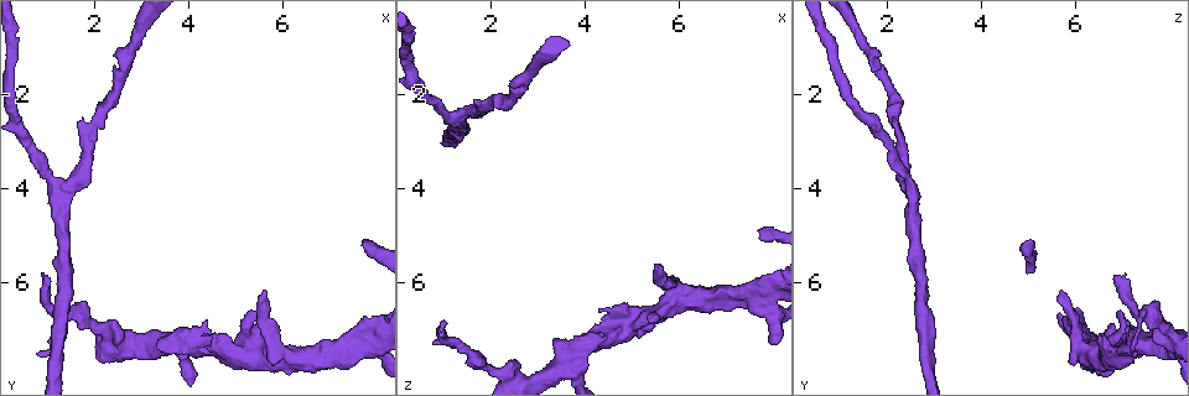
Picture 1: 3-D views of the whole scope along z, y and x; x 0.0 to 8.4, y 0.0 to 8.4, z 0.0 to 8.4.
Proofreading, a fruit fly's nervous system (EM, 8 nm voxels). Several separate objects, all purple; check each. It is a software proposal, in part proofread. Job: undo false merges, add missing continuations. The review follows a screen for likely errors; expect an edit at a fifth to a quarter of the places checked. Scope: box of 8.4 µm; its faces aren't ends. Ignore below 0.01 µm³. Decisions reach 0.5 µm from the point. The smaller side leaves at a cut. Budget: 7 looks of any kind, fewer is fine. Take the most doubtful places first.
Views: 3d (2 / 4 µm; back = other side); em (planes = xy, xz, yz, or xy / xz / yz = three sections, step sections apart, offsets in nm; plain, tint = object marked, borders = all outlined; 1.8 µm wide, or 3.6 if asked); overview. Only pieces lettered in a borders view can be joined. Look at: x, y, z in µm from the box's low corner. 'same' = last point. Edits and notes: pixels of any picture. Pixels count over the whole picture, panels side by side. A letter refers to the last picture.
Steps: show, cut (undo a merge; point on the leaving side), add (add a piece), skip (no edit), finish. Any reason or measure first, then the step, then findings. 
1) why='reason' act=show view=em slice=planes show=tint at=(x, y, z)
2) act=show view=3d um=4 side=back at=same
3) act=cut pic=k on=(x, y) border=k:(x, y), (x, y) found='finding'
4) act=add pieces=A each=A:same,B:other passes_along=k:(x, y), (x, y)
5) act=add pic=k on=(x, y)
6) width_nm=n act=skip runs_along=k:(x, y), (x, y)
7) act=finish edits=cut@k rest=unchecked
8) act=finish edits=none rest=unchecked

why='thin neck' act=show view=em slice=planes show=borders at=(1.95, 2.80, 2.30)

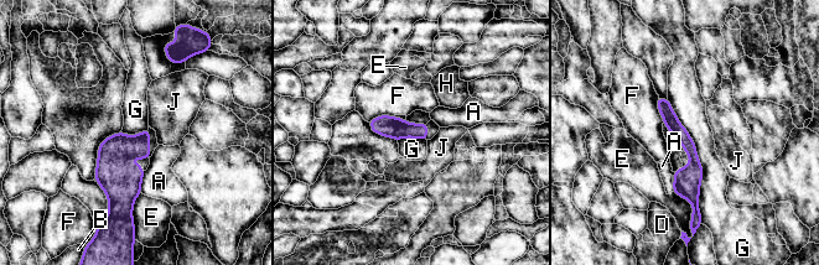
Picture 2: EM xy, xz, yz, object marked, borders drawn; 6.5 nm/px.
act=skip each=A:other,B:other,D:other,E:other,F:other,G:other,H:other,J:other border=2:(668, 98), (701, 167), (701, 222) found='one neuron here'

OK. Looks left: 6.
act=show view=em um=3.6 slice=xy step=4 show=borders at=(5.45, 6.55, 6.95)

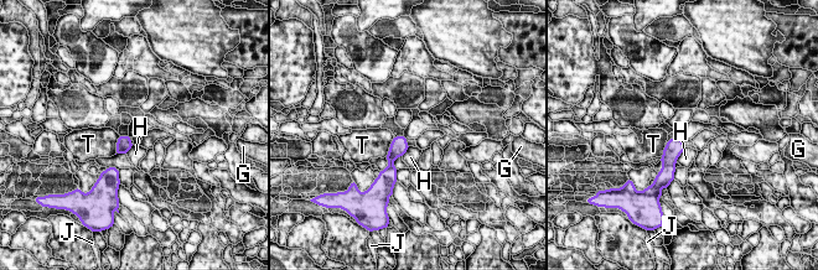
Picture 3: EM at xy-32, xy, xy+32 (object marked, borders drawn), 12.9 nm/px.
longest_contact=T:300nm act=skip each=G:other,H:other,J:other,T:other border=3:(394, 138), (386, 157) found='none of them fits'

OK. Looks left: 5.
why='an open end' act=show view=em slice=yz step=4 show=tint at=(2.55, 6.90, 7.70)

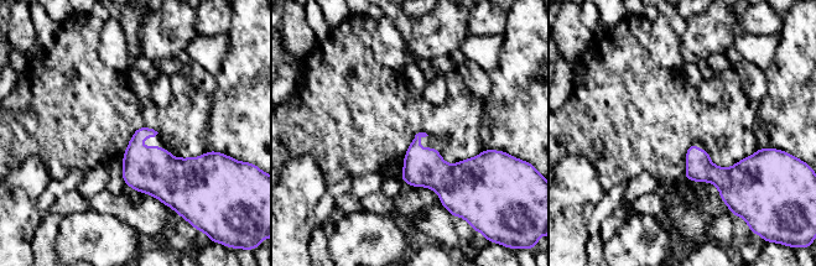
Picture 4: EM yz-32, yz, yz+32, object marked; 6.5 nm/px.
why='cut it another way' act=show view=em slice=planes show=borders at=same

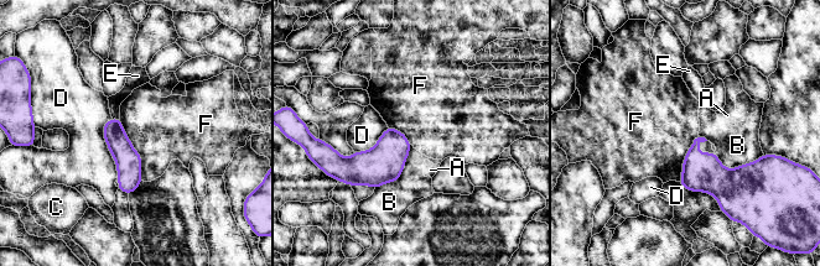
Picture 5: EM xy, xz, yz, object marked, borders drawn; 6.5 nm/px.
act=skip each=A:other,B:other,C:other,D:other,E:other,F:other border=5:(119, 119), (140, 156), (141, 180) found='no lettered piece goes on from it'

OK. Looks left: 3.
act=finish edits=none rest=unchecked

